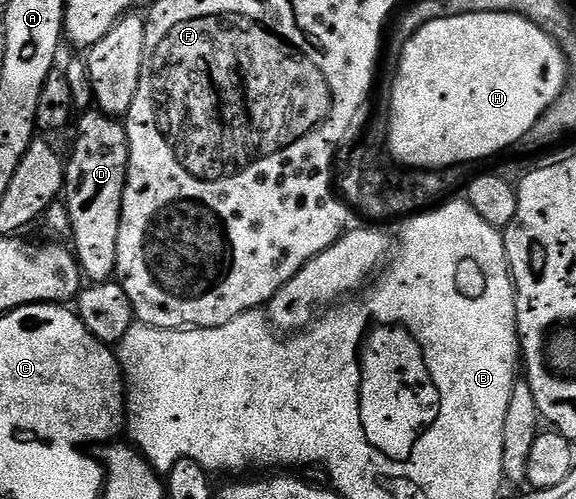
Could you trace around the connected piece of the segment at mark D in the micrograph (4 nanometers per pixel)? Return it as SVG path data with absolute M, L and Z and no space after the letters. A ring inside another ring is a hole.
M94 108L83 113L74 138L74 151L66 162L64 205L70 217L72 249L87 283L109 282L116 274L116 240L120 236L122 197L130 145L125 125L117 117Z

